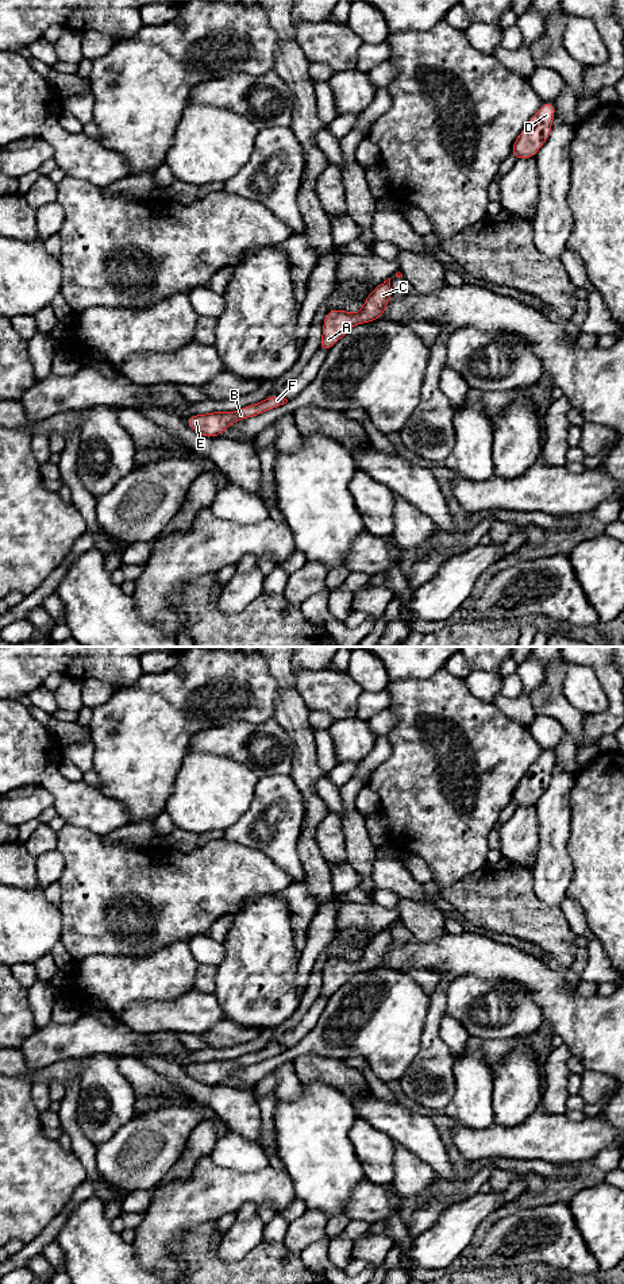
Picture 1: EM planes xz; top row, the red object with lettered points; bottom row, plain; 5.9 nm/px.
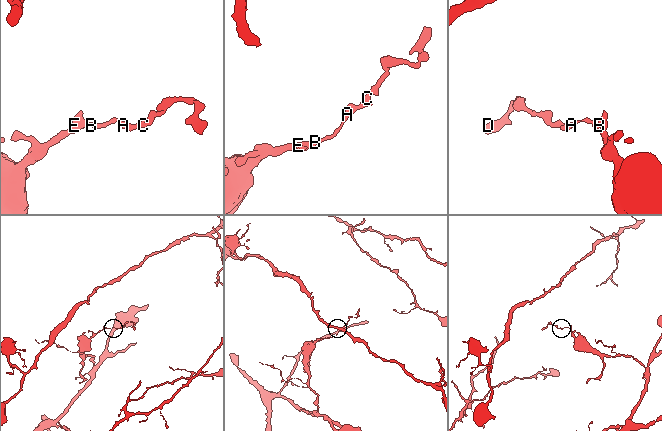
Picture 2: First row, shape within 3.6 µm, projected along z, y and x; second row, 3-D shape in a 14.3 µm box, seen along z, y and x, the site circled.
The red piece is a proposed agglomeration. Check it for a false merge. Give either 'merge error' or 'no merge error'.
no merge error

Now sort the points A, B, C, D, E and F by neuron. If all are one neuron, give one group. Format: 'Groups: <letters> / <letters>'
Groups: A B C D E F

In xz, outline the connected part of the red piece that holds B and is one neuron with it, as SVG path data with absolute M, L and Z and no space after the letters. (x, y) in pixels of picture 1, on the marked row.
M277 394L267 397L262 402L247 405L235 412L212 412L205 414L193 414L188 419L188 423L196 433L207 437L216 437L224 429L228 429L231 424L242 419L254 417L273 408L278 408L286 402L286 398Z

